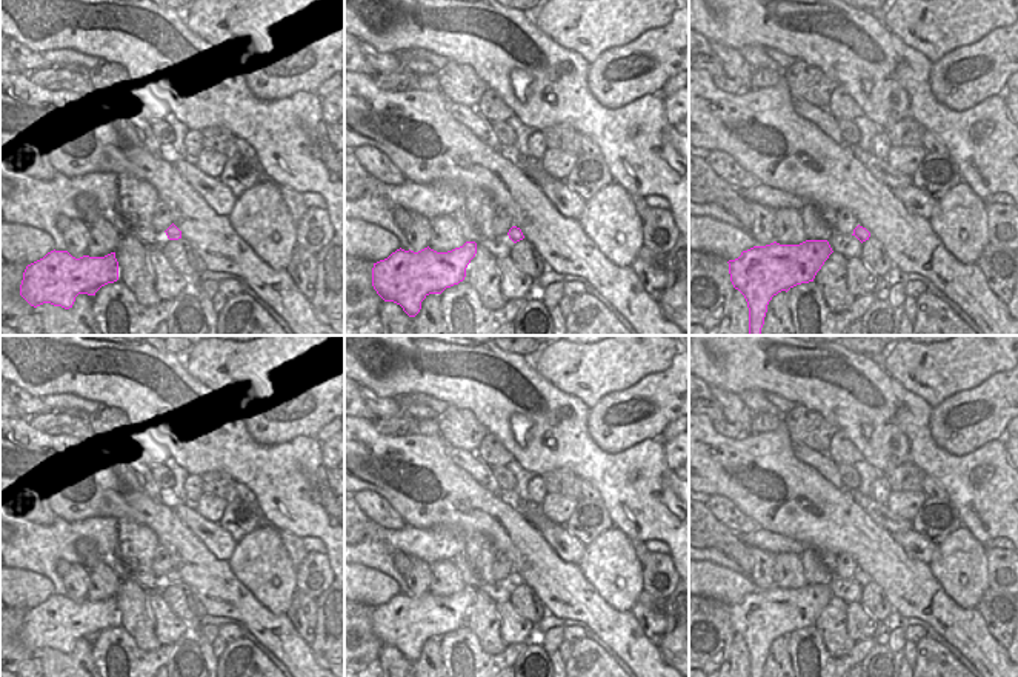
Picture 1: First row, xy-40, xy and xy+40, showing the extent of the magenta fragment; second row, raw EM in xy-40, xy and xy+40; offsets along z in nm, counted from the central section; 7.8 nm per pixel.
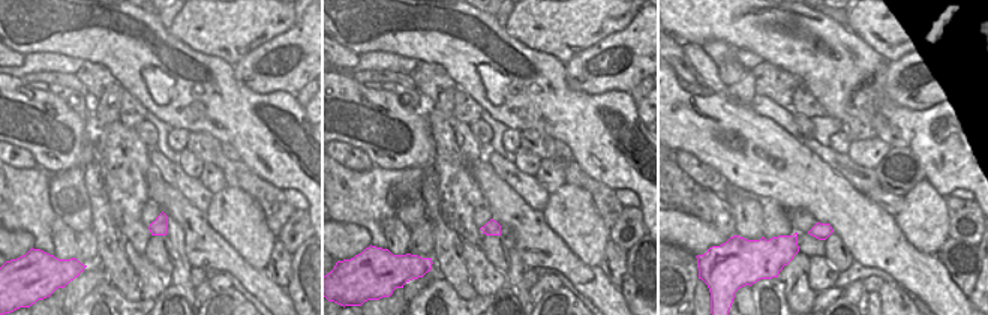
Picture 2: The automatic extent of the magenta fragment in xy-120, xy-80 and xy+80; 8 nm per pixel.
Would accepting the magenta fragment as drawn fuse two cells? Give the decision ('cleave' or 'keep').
keep

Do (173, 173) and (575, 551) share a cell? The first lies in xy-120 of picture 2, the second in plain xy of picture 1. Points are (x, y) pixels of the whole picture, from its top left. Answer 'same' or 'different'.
same

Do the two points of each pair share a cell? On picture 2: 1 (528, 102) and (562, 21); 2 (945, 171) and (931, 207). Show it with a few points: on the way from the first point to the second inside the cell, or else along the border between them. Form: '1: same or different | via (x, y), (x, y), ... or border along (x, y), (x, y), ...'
1: different | border along (516, 39), (532, 48), (550, 53), (564, 63)
2: different | border along (925, 179), (946, 198)

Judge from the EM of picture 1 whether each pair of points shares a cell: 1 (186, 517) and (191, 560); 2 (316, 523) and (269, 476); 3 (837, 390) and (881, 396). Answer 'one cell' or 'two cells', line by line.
1: two cells
2: one cell
3: one cell

